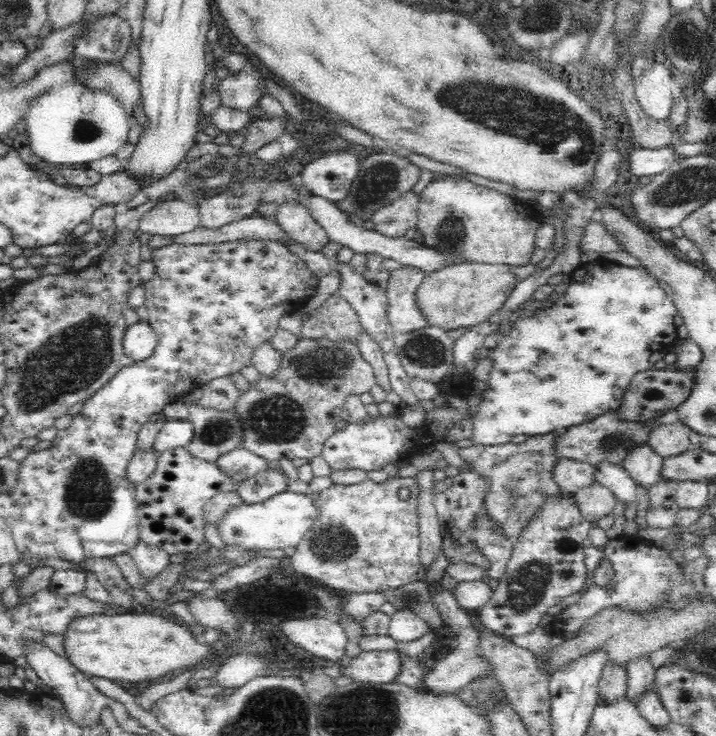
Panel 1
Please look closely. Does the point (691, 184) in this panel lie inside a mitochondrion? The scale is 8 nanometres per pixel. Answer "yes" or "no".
yes

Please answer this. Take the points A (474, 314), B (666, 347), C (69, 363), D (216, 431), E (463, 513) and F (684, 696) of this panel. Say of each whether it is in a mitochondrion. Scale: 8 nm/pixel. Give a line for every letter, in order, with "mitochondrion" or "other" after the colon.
A: other
B: other
C: mitochondrion
D: mitochondrion
E: other
F: mitochondrion

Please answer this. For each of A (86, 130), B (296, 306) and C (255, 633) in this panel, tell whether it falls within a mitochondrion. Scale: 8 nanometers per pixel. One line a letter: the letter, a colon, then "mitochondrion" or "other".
A: mitochondrion
B: other
C: other

